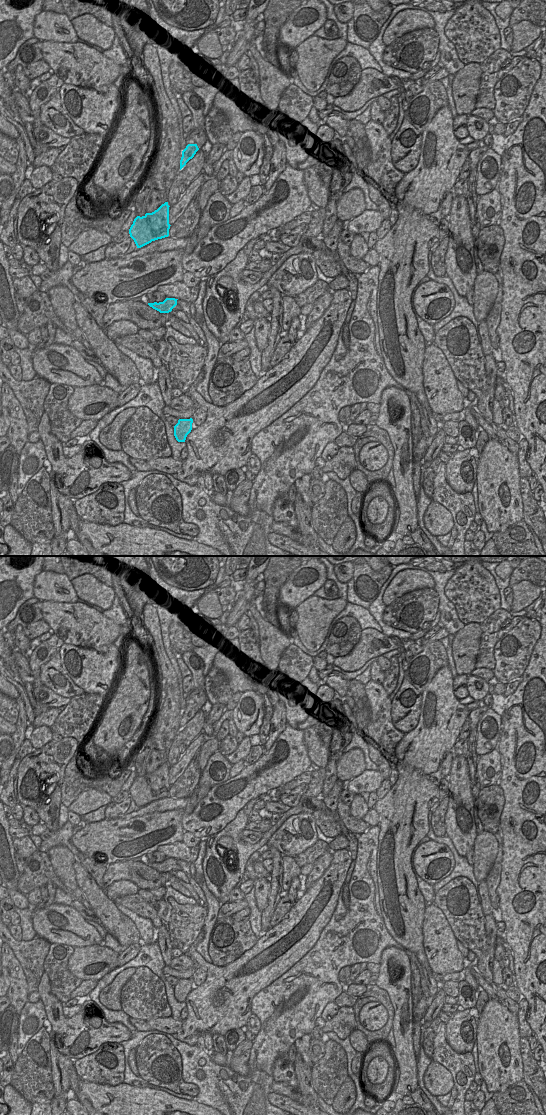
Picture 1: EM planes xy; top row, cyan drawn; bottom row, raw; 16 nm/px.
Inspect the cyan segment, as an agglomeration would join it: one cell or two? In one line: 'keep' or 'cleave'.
keep

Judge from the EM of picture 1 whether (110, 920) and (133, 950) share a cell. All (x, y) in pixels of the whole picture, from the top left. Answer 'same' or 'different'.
different

